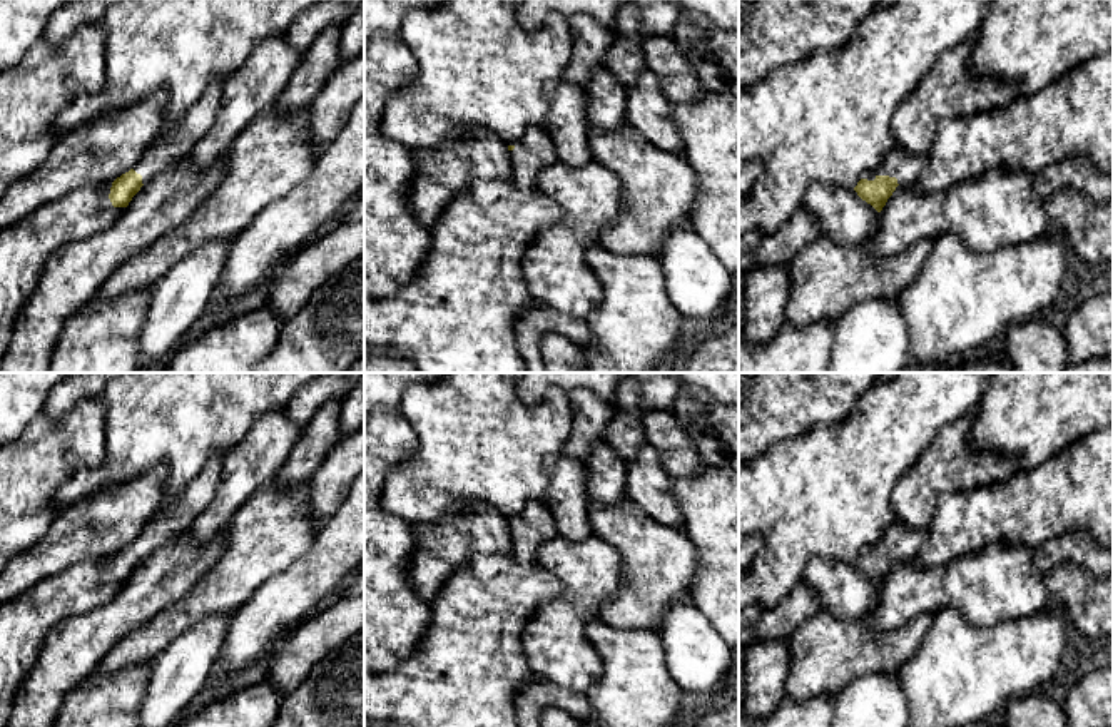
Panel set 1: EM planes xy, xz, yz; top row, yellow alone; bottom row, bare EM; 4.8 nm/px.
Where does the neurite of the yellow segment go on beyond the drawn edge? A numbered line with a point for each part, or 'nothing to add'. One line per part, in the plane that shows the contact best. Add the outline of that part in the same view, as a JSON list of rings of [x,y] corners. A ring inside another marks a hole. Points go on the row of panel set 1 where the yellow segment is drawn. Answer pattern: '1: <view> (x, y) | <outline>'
1: yz (906, 167) | [[[897,147],[891,149],[886,159],[862,179],[874,180],[877,175],[896,177],[897,184],[914,184],[926,167],[926,154],[907,154]]]

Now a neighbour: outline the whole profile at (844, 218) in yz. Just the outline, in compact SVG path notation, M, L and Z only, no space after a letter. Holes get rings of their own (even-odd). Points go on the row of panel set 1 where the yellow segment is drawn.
M814 182L802 207L819 221L819 236L842 246L864 246L879 226L879 212L849 187Z

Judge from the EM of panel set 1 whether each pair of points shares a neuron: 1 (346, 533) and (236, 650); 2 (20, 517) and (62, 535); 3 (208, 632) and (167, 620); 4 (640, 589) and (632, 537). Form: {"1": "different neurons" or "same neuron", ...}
{"1": "same neuron", "2": "different neurons", "3": "different neurons", "4": "same neuron"}

